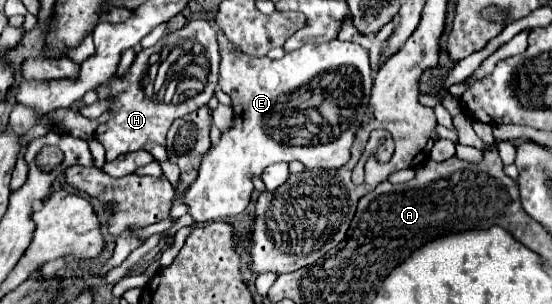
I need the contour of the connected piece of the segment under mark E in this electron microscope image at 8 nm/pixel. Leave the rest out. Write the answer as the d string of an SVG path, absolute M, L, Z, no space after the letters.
M217 28L217 44L221 52L219 88L231 96L233 126L221 134L219 142L203 156L195 182L187 188L183 204L197 224L217 218L229 218L241 214L253 192L249 176L259 176L269 164L299 160L305 168L341 168L349 160L349 148L353 144L353 132L369 108L371 96L371 68L367 52L353 42L333 40L329 44L305 44L297 52L285 54L281 60L269 60L267 56L255 58L239 52Z

